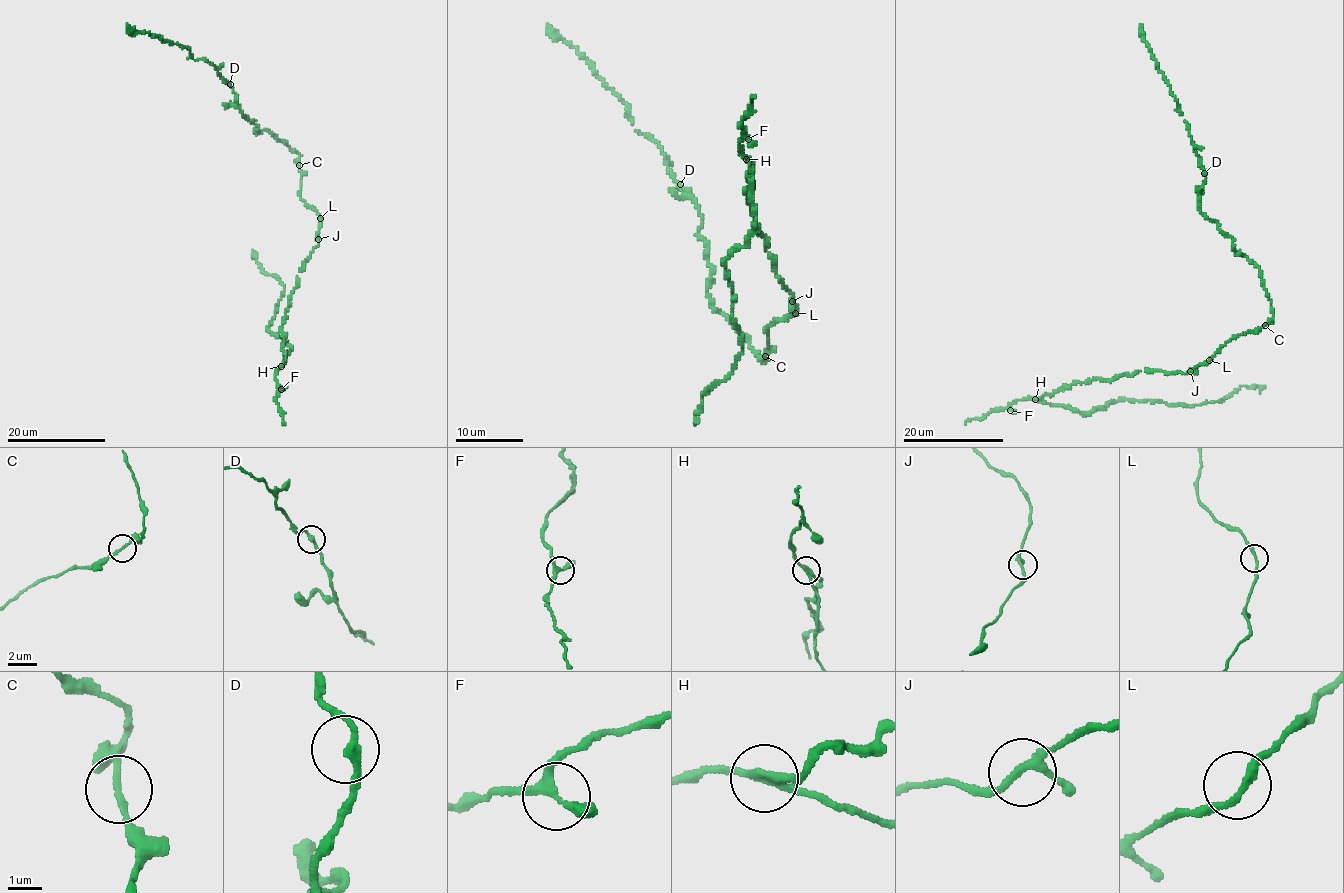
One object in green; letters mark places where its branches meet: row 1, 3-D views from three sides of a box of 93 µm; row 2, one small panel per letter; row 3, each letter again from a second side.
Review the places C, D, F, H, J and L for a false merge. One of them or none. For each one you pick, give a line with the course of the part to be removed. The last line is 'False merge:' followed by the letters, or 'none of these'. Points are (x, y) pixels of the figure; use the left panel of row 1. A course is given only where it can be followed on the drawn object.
H: foreign part runs (281, 366), (290, 346), (268, 330), (284, 285), (278, 276), (266, 274), (254, 254), (254, 258)
False merge: H

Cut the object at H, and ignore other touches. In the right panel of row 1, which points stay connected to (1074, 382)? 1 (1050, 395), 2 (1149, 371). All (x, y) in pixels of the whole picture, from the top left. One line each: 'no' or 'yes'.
1: yes
2: yes

